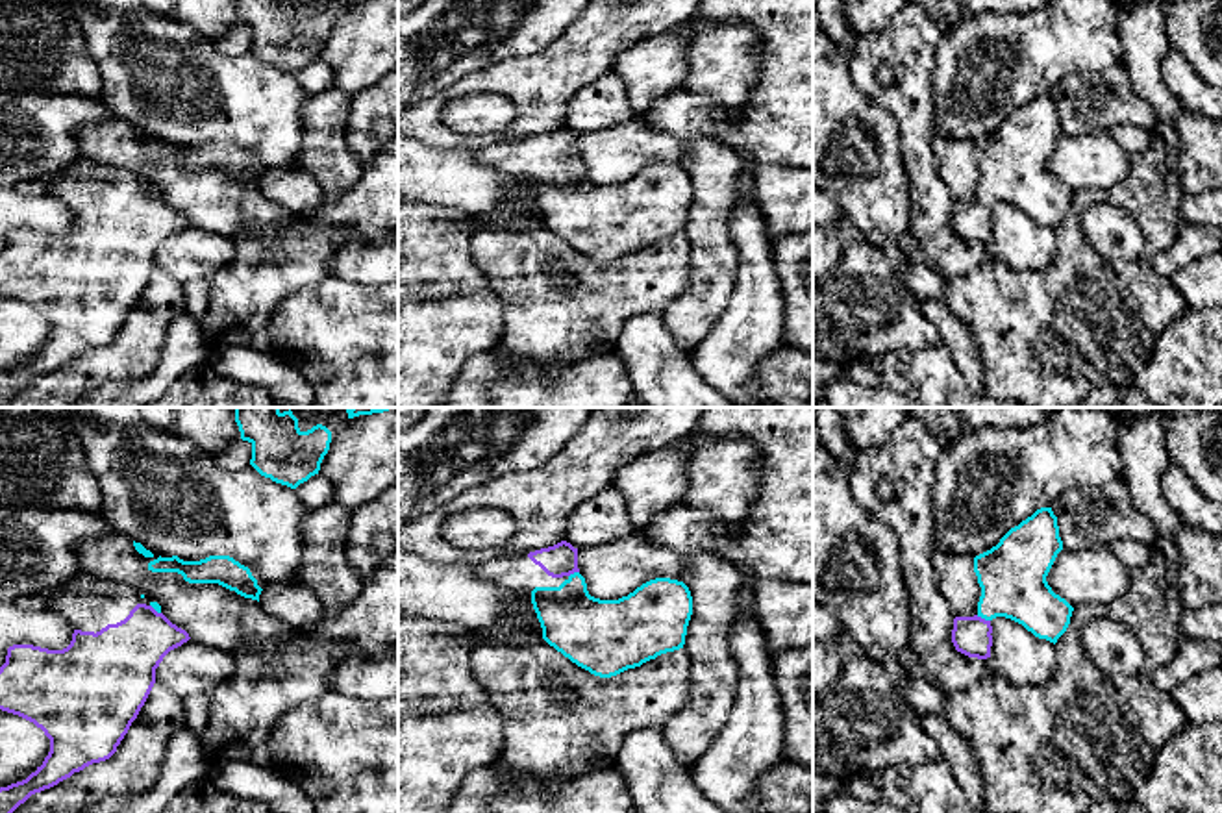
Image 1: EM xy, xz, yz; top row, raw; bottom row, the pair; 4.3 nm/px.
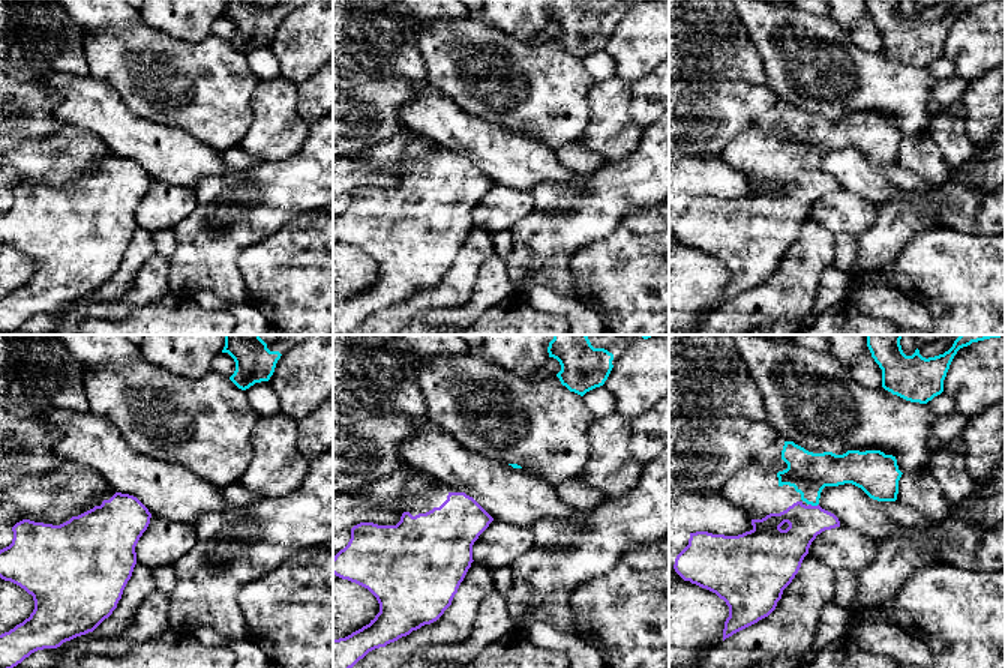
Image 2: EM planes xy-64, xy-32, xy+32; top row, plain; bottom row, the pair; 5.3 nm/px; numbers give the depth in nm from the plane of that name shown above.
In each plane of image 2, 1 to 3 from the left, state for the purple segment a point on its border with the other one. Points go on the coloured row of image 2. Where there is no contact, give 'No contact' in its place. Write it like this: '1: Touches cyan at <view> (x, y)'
1: No contact
2: No contact
3: Touches cyan at xy+32 (813, 505)

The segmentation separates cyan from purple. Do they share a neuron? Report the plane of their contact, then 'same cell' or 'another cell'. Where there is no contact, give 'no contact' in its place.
meets cyan in yz; same cell

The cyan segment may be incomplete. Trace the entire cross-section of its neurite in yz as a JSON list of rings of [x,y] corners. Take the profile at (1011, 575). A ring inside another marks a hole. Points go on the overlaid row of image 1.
[[[1041,507],[1011,528],[996,546],[976,556],[981,596],[974,617],[954,619],[955,650],[968,657],[991,657],[991,620],[996,617],[1011,619],[1055,644],[1074,611],[1046,582],[1061,550],[1057,517],[1052,507]]]

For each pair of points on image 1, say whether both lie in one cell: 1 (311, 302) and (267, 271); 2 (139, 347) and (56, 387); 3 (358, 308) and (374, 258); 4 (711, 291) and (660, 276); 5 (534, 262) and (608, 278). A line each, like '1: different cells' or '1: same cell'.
1: different cells
2: same cell
3: different cells
4: different cells
5: same cell

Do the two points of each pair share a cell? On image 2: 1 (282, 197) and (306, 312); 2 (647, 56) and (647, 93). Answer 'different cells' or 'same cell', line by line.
1: different cells
2: different cells

